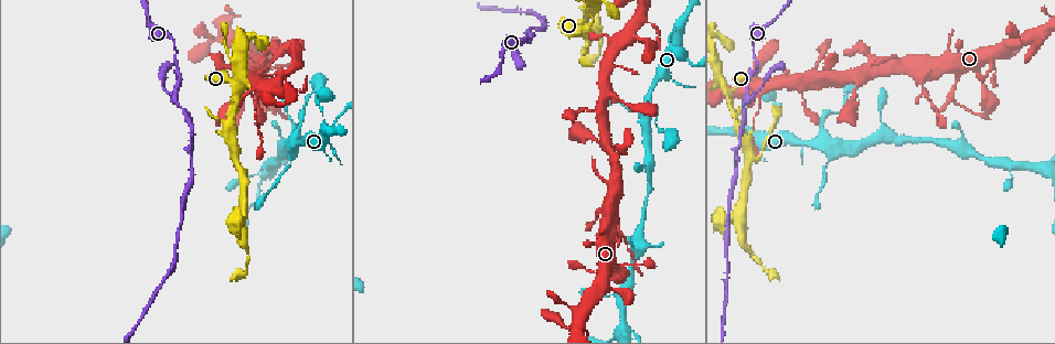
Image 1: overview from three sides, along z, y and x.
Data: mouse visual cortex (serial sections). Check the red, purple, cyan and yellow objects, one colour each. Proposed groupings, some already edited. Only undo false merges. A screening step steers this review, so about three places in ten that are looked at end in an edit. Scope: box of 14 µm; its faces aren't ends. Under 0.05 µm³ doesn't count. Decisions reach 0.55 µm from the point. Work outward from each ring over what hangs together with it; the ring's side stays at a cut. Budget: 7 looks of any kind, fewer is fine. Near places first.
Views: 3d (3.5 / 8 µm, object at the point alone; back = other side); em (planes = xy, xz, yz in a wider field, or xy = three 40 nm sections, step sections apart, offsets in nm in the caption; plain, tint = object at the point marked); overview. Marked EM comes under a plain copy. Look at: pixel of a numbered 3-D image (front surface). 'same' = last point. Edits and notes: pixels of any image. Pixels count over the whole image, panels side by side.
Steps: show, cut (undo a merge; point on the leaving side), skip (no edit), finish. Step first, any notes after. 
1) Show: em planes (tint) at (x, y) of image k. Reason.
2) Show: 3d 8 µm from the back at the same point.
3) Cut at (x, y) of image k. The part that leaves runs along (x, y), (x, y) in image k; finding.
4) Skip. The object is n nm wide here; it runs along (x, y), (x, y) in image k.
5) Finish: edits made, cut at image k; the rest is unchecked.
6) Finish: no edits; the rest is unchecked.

Show: 3d 8 µm from the back at (236, 94) of image 1. A narrow waist.

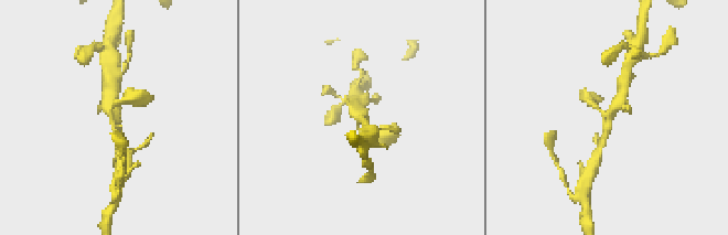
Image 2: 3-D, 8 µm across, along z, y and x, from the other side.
Show: em xy step 2 (tint) at (604, 114) of image 2.

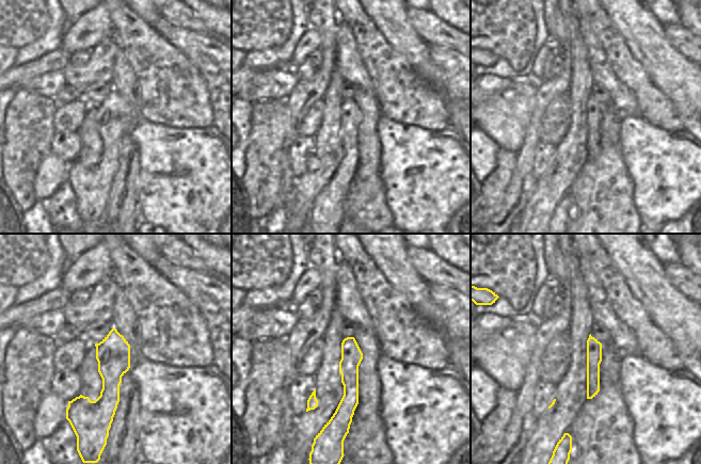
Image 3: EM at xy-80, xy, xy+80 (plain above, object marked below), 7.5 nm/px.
Skip. Continuous, no second cell.

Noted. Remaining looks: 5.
Show: 3d 8 µm at (750, 159) of image 1. Arms part here.

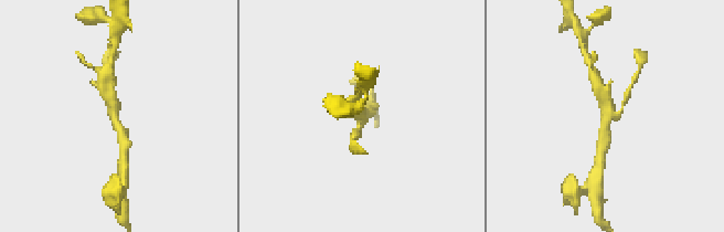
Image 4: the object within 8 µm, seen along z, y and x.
Show: 3d 3.5 µm at (610, 113) of image 4. Zoom in.

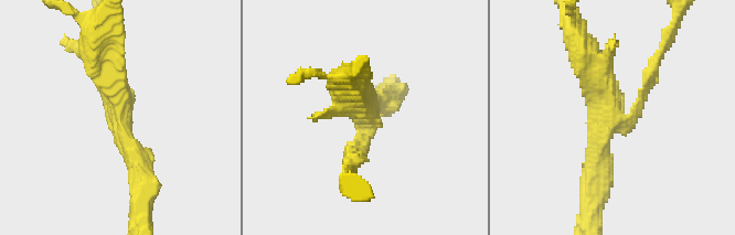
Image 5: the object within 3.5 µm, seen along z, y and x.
Show: em xy step 1 (tint) at (120, 122) of image 5. 3 arms meet here; the arms are 100, 350, 400 nm wide; now the EM.

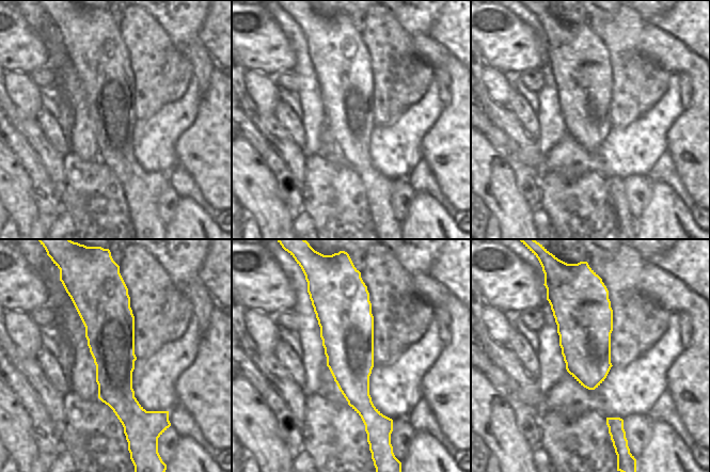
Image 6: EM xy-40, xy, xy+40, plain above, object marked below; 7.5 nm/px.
Skip. The object is 400 nm wide here; it runs along (98, 55), (141, 188) in image 5; continuous, no second cell.

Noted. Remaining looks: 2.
Show: 3d 3.5 µm from the back at (748, 98) of image 1. Three-way junction.

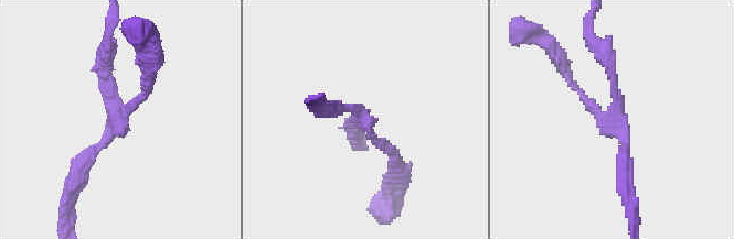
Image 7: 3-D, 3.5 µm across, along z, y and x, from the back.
Show: em xy step 3 (tint) at (619, 114) of image 7. 3 arms meet here; the arms are 100, 200, 200 nm wide.

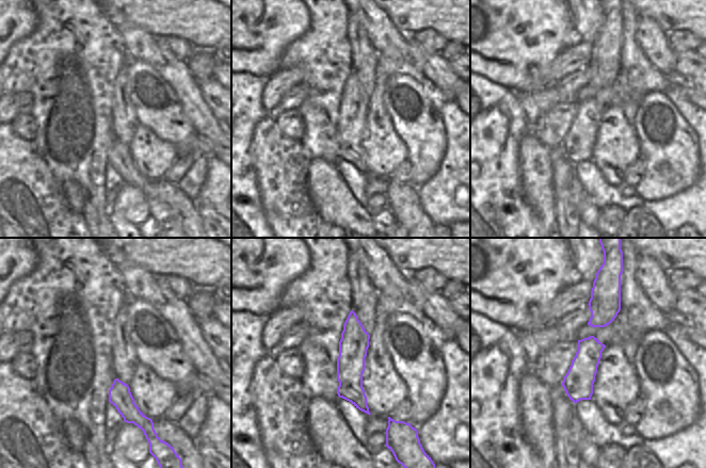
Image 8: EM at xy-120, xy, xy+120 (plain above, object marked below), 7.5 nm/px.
Skip. One cell here.

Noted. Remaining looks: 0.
Finish: no edits; the rest is unchecked.

